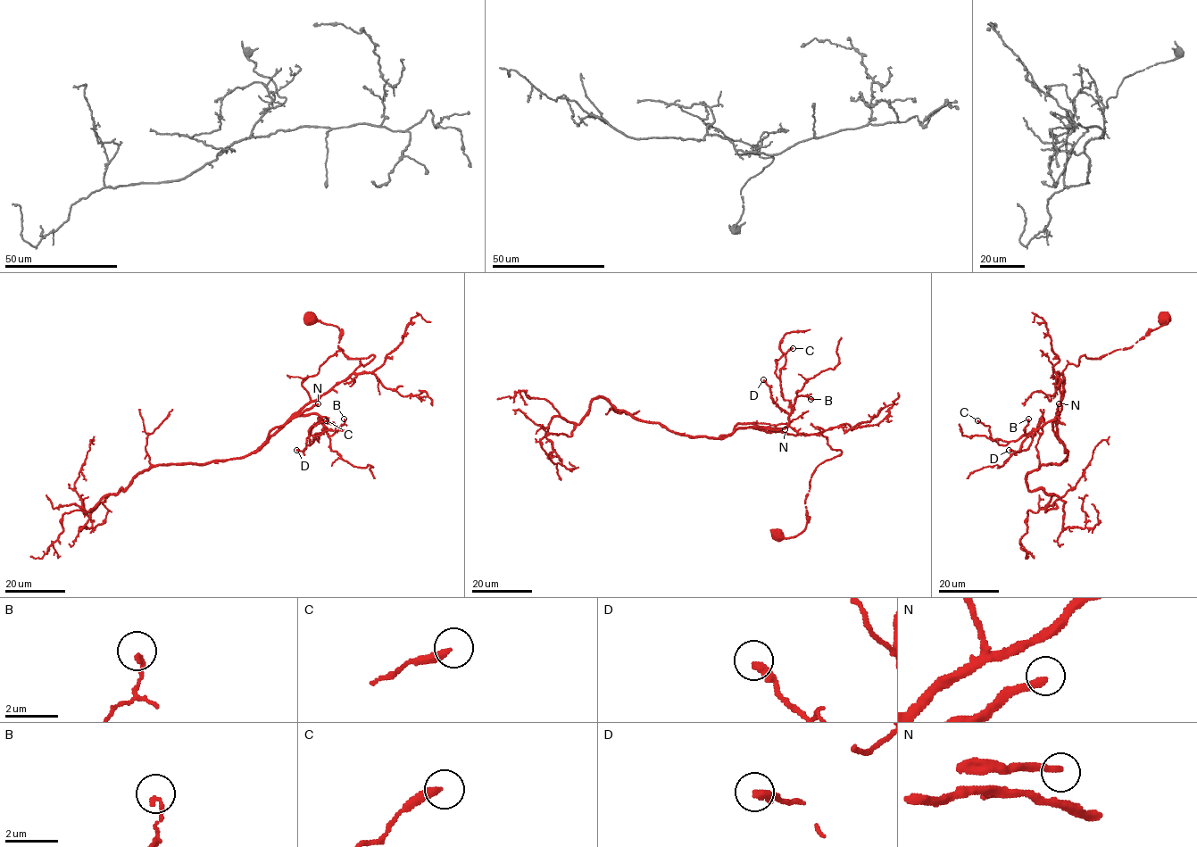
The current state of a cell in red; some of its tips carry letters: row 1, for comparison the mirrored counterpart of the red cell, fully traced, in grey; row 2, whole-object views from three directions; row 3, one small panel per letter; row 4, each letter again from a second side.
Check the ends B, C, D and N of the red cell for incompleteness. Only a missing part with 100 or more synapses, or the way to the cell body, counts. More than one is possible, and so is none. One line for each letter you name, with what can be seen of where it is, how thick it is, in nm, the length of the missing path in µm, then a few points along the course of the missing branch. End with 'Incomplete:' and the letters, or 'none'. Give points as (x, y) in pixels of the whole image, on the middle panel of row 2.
N: place (785, 429); calibre 280 nm; missing 170 µm
Incomplete: N

